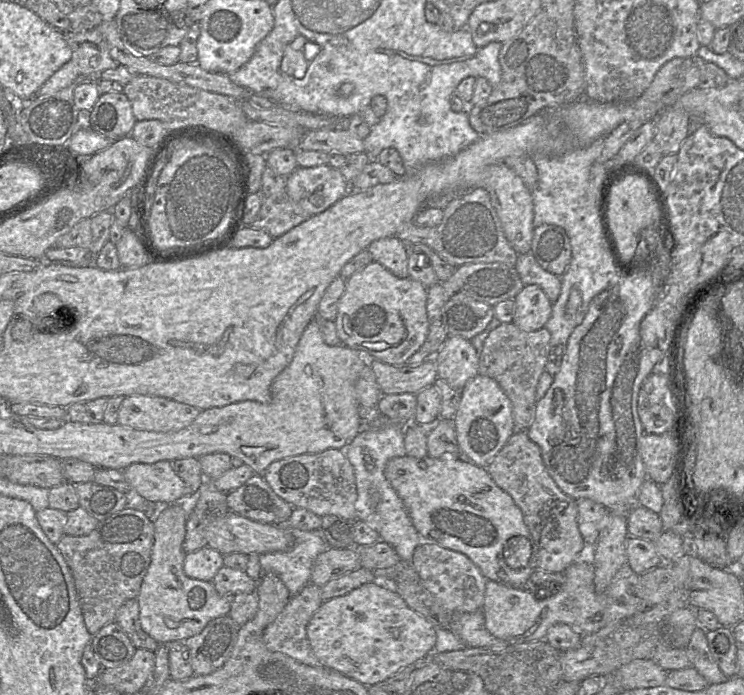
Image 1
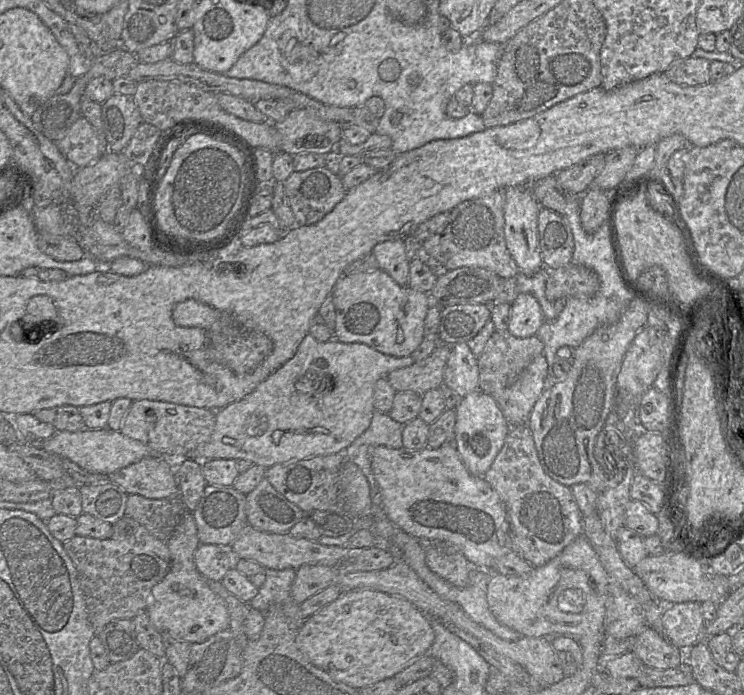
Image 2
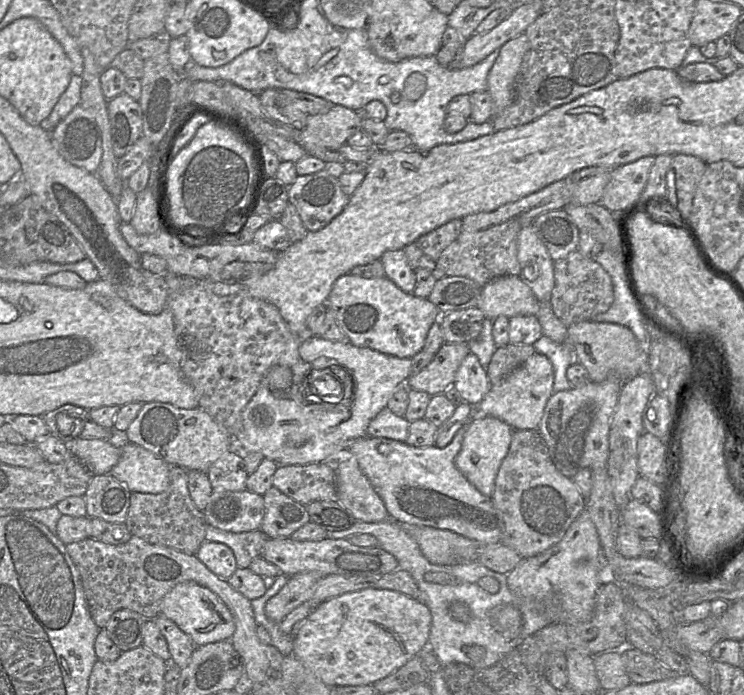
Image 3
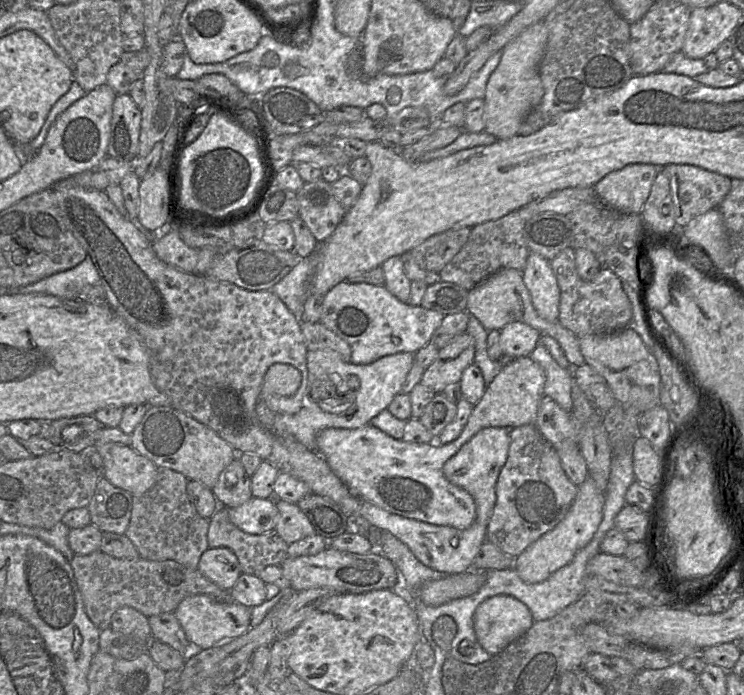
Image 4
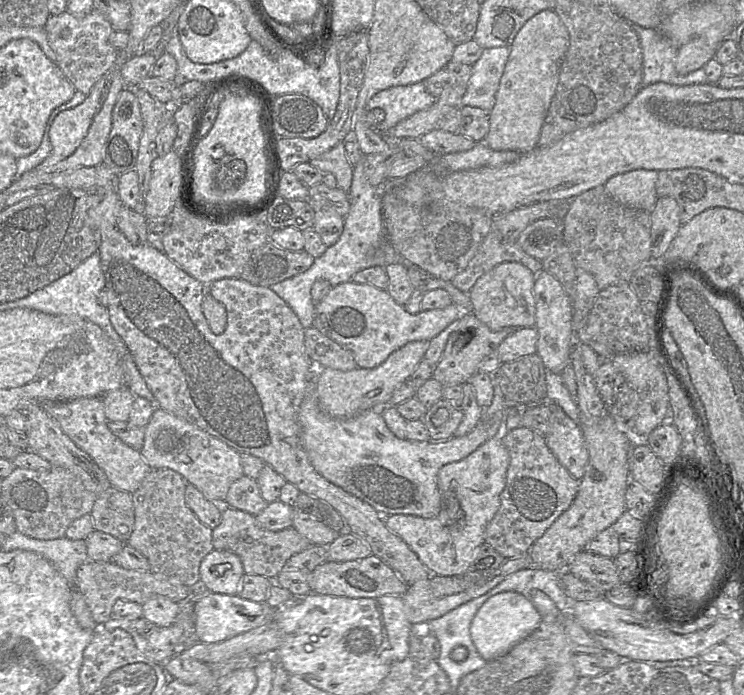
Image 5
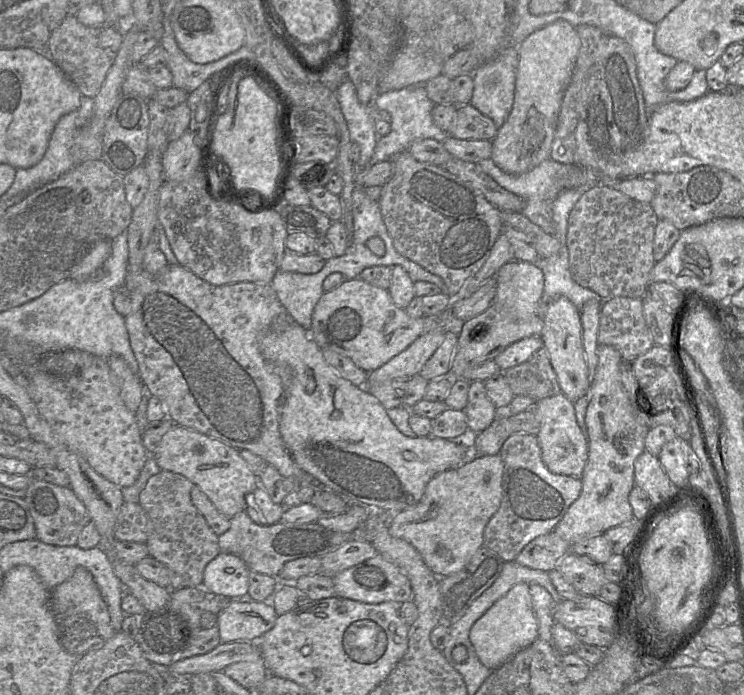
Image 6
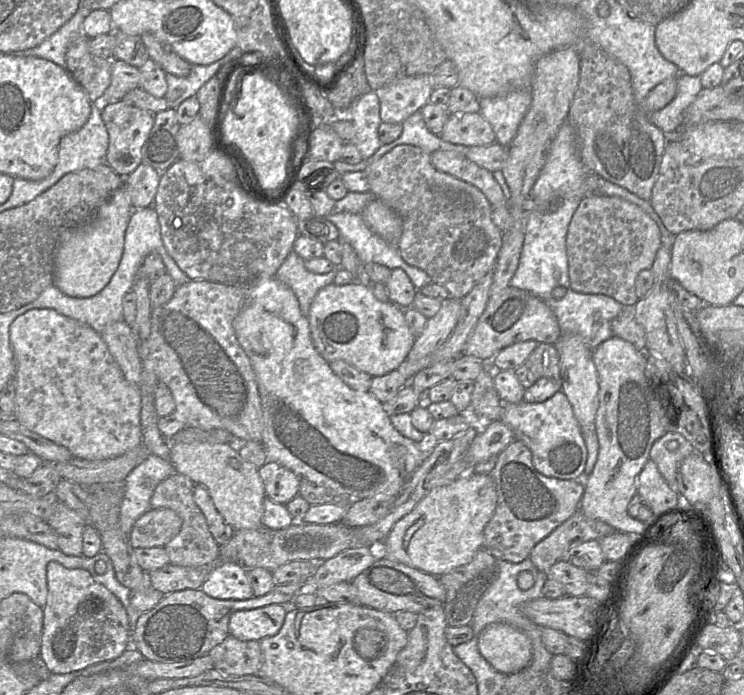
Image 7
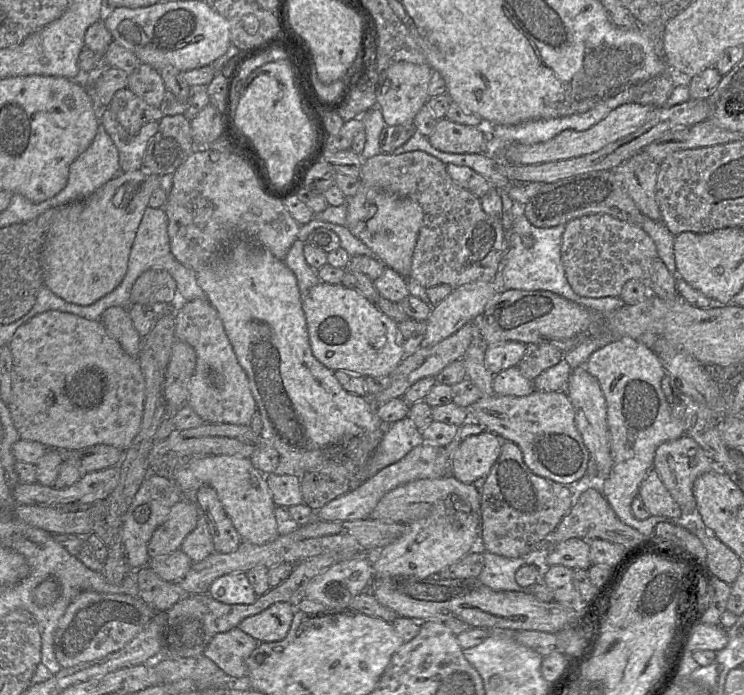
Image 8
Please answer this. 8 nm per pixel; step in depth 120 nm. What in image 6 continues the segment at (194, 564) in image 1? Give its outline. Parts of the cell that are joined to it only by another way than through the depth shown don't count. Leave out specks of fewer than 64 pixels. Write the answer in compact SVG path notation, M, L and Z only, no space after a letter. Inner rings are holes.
M221 551L206 565L202 585L213 593L242 599L248 597L249 572L239 556Z

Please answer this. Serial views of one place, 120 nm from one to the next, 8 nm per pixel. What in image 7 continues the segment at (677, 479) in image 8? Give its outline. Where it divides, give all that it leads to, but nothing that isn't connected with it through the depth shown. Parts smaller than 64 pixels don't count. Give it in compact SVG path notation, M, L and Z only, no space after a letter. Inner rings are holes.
M667 432L654 442L649 458L656 463L666 482L675 487L680 463L694 452L696 452L695 449L684 436L675 432Z

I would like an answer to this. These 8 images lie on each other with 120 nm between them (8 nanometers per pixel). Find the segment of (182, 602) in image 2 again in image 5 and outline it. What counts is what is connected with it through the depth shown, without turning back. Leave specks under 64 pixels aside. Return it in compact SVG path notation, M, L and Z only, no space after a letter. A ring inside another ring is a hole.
M203 593L195 602L194 613L196 634L202 643L222 642L268 622L266 602L254 602L237 594Z

